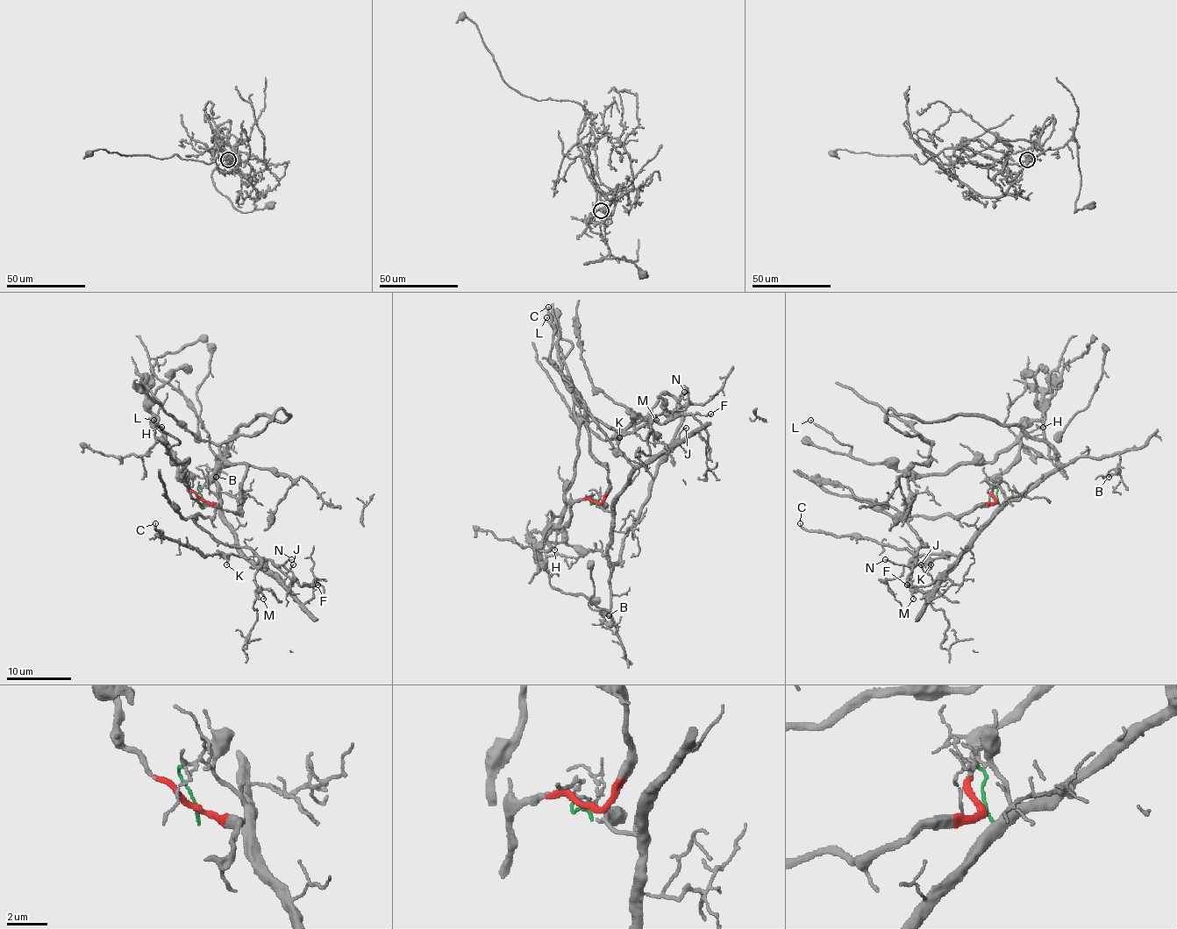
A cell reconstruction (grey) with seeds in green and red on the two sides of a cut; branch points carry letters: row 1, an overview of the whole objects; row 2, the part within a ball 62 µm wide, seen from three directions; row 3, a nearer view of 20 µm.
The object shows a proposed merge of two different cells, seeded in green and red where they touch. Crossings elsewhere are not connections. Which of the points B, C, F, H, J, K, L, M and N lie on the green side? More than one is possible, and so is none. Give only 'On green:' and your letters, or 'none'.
On green: B, C, J, K

